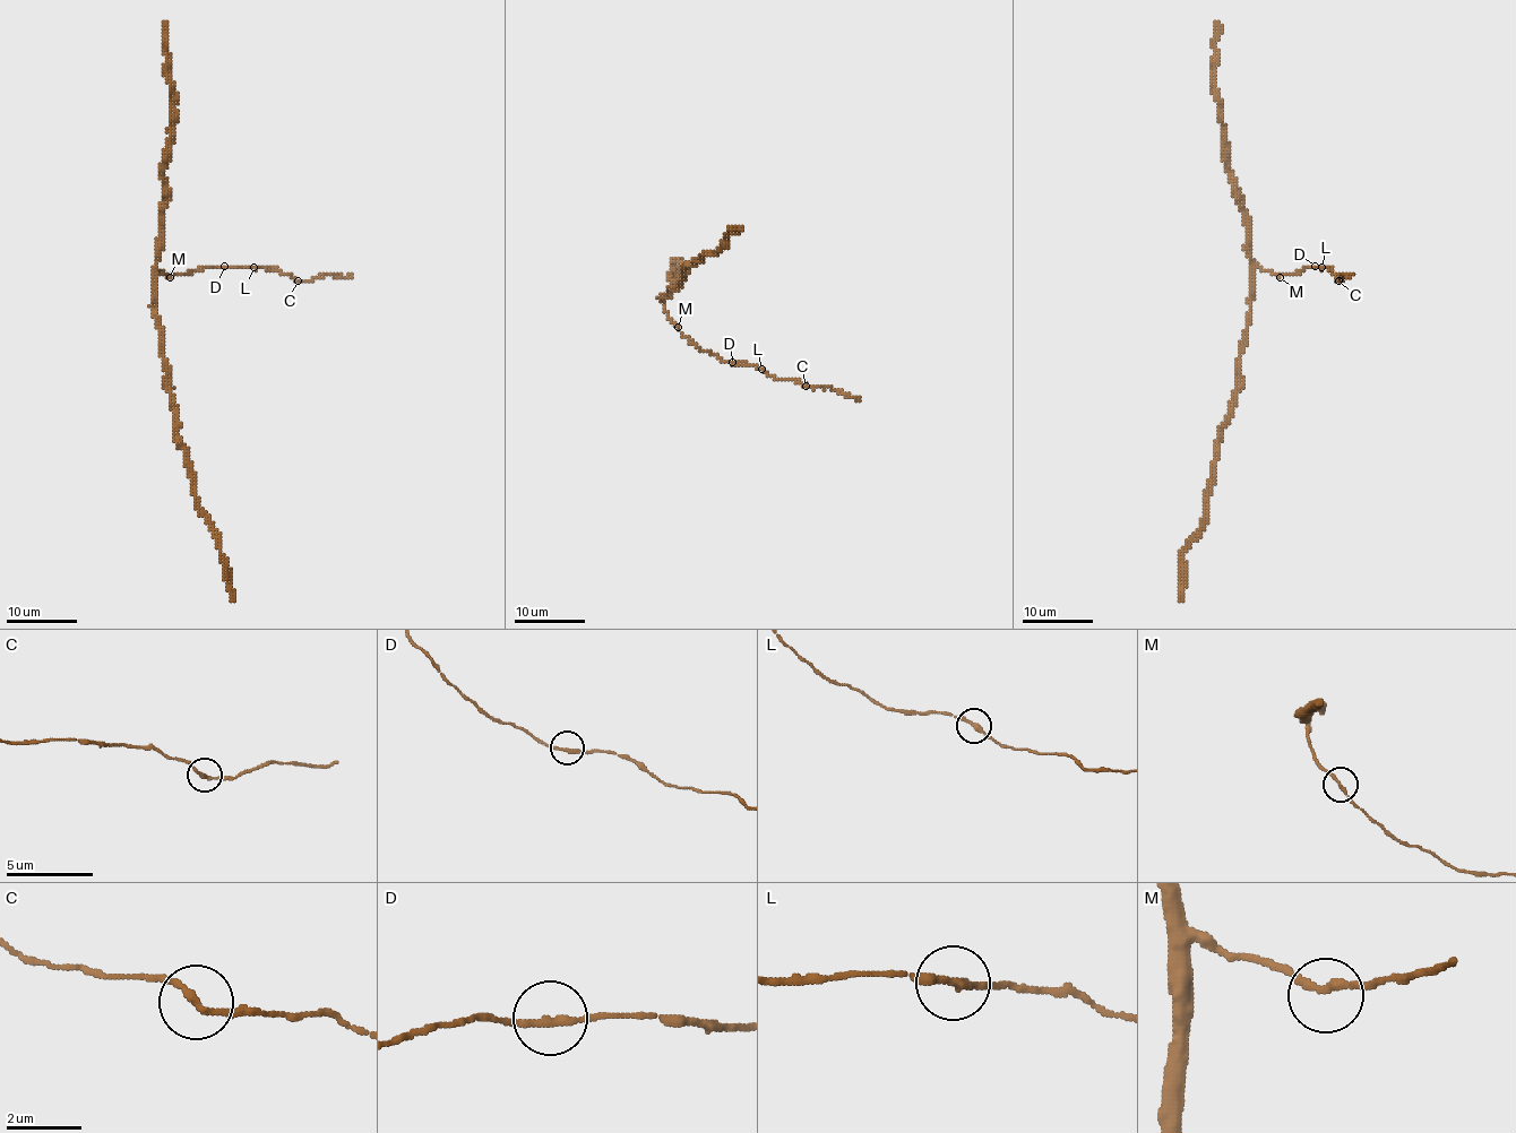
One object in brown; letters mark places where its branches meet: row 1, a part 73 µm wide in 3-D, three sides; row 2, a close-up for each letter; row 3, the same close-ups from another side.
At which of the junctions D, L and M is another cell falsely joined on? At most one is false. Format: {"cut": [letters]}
{"cut": []}

